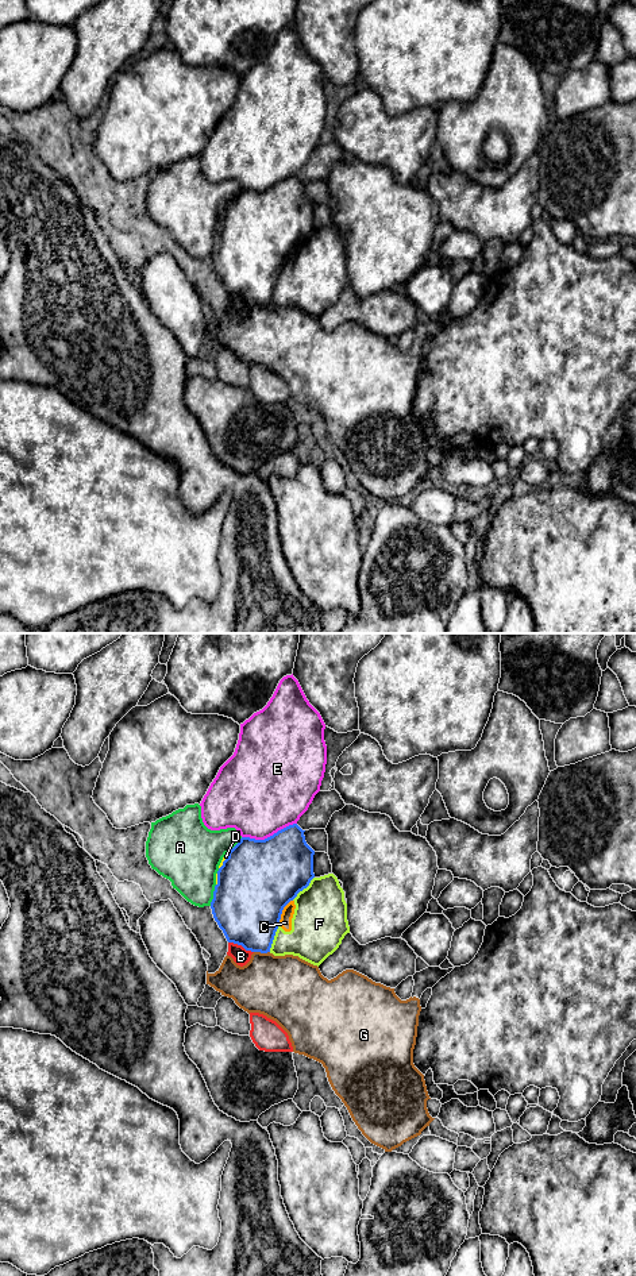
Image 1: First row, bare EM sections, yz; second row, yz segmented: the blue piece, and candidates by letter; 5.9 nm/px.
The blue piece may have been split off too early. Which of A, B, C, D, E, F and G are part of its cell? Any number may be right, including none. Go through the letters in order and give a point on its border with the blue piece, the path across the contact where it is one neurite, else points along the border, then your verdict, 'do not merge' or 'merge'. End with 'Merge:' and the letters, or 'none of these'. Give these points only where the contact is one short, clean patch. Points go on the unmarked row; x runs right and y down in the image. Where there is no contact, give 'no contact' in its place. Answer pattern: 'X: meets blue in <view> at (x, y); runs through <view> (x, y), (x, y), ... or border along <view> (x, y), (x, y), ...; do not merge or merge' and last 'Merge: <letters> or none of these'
A: meets blue in yz at (214, 247); do not merge
B: meets blue in yz at (241, 296); do not merge
C: meets blue in yz at (281, 263); do not merge
D: meets blue in yz at (223, 214); merge
E: meets blue in yz at (270, 188); do not merge
F: meets blue in yz at (273, 289); do not merge
G: meets blue in yz at (262, 304); do not merge
Merge: D

